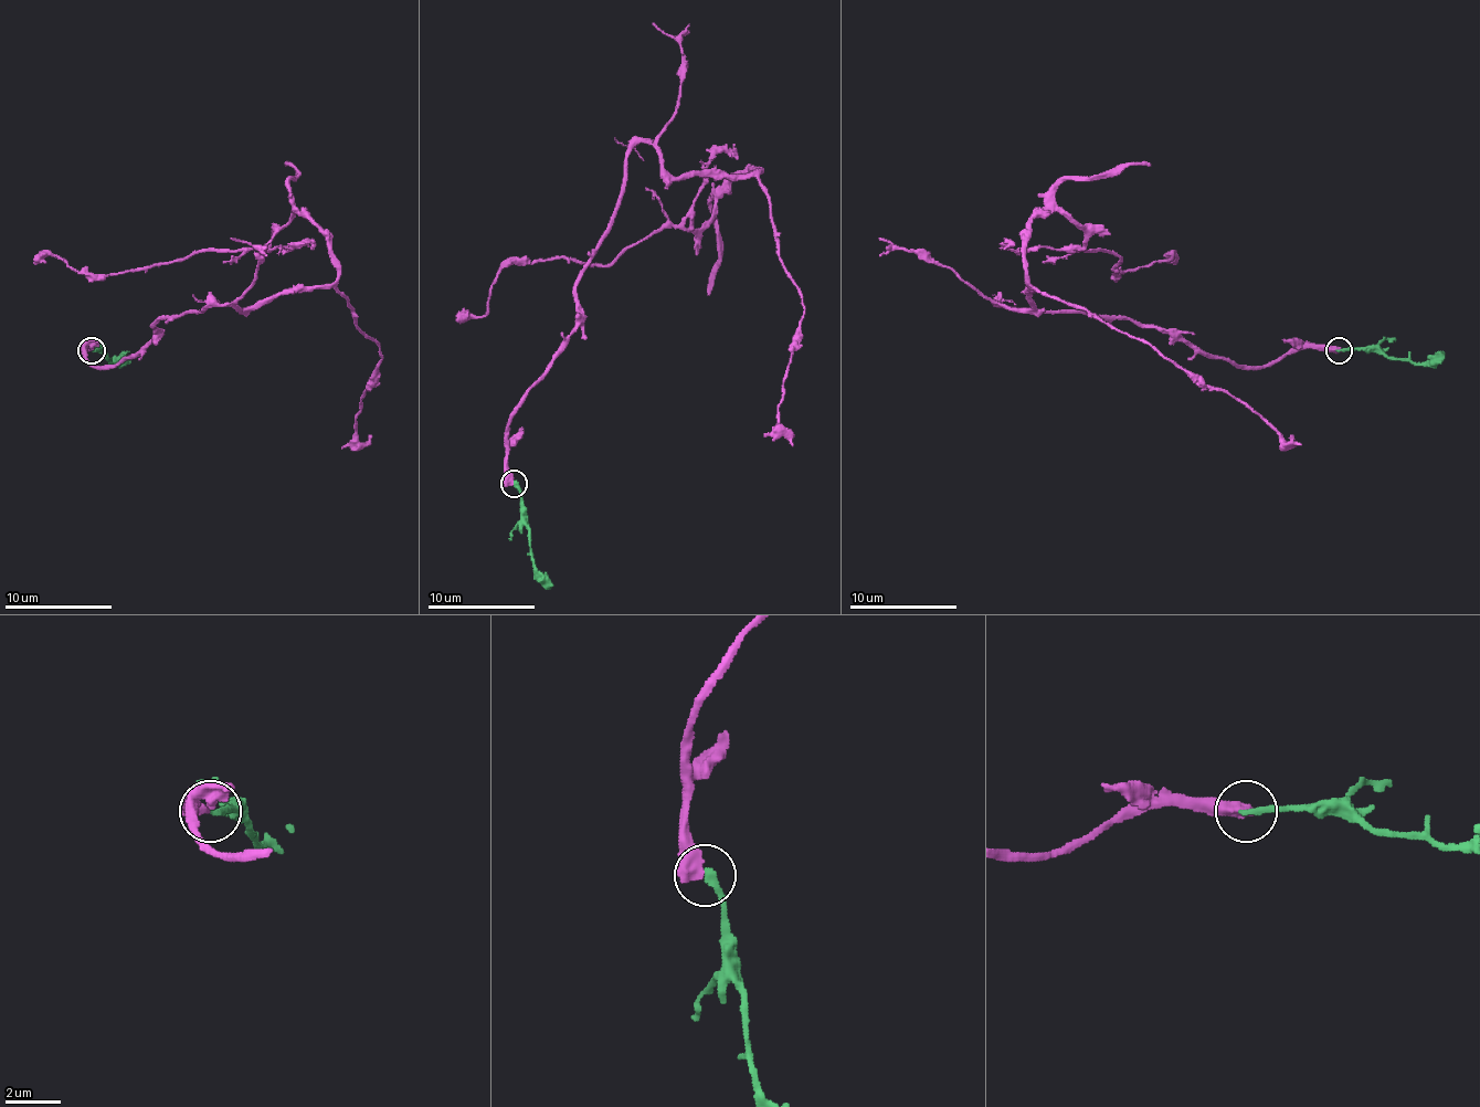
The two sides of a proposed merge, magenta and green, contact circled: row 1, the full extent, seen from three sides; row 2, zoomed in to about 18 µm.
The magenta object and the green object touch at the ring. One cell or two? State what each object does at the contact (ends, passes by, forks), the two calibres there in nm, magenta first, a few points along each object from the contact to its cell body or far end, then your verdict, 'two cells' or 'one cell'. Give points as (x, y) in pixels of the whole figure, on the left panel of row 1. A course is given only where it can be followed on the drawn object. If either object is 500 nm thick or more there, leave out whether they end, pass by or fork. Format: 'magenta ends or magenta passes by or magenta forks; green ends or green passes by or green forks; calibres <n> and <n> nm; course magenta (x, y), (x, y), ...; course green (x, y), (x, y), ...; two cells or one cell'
calibres 550 and 240 nm; course magenta (92, 350), (114, 367), (162, 318), (329, 286), (331, 243), (294, 211), (264, 245), (86, 275), (33, 262); course green (92, 350), (99, 350), (110, 361), (127, 350); one cell

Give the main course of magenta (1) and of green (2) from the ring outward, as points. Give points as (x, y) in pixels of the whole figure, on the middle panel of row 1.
1: (515, 482), (506, 424), (577, 325), (627, 153), (760, 169), (700, 228), (509, 263), (455, 319)
2: (515, 484), (522, 503), (522, 525), (530, 540), (534, 572), (549, 589)

